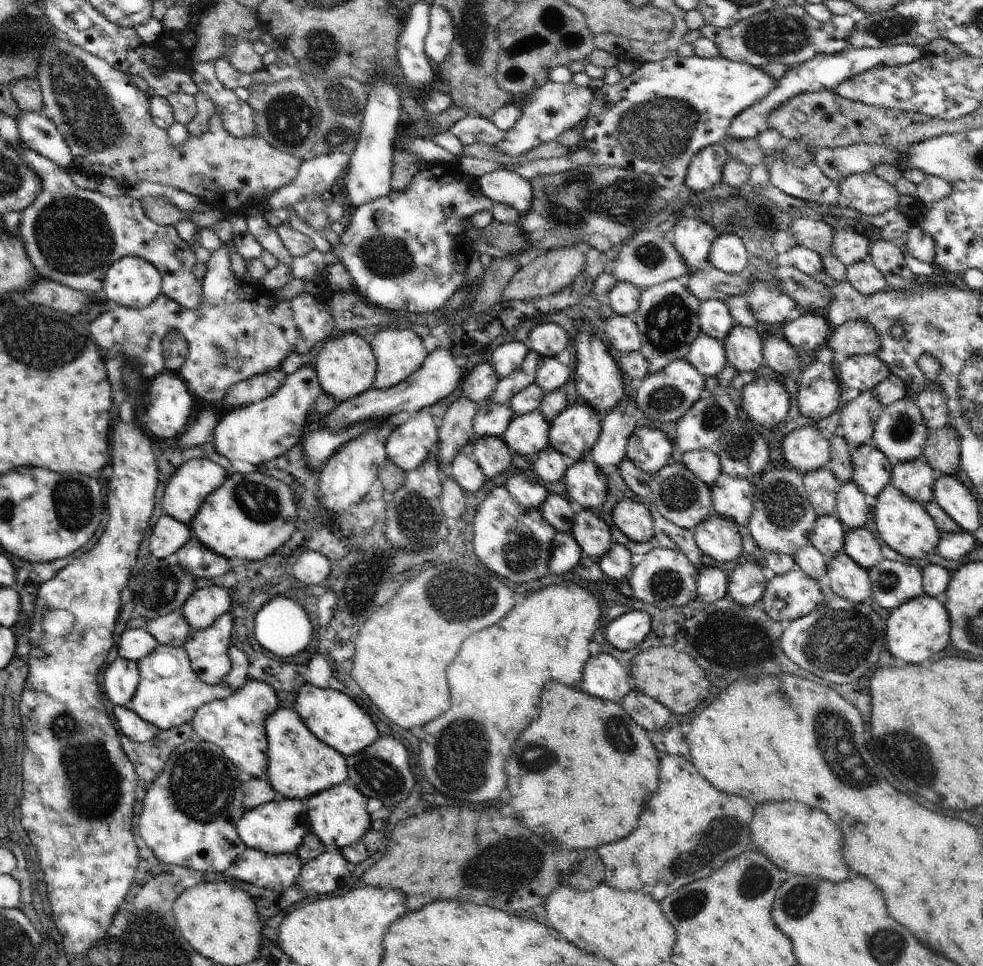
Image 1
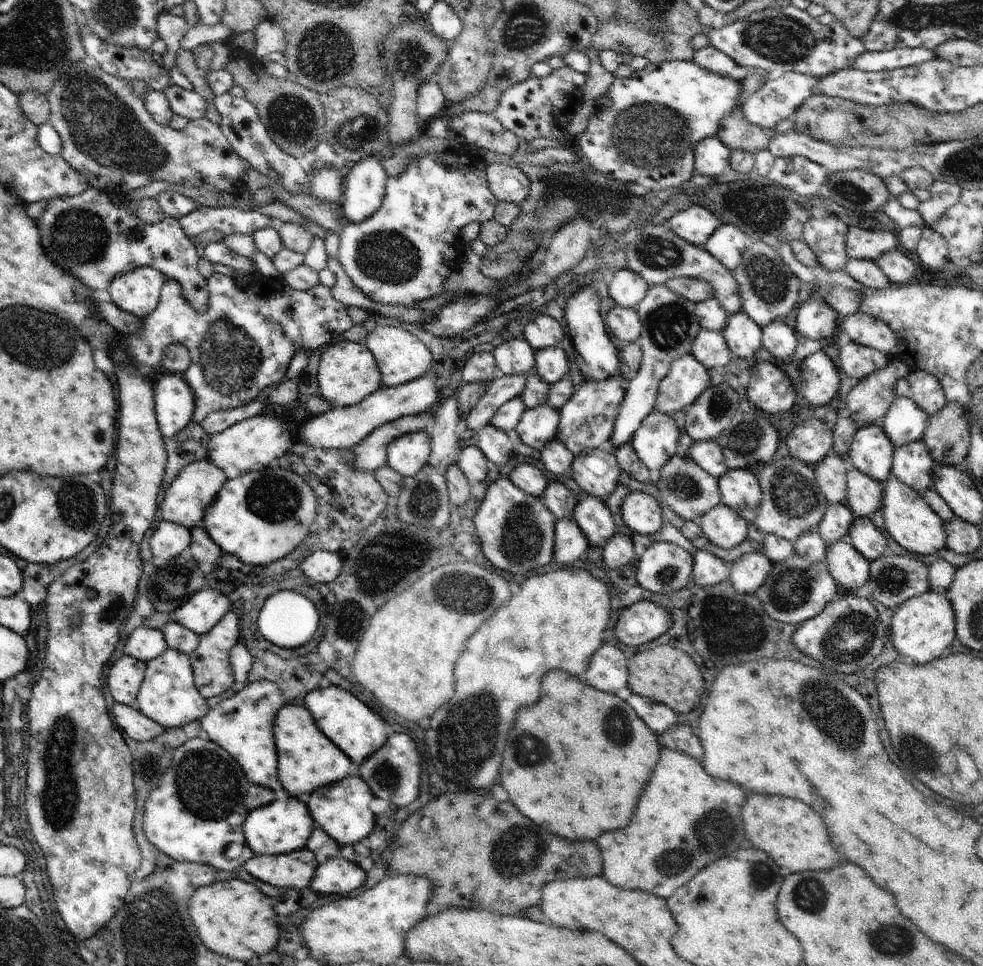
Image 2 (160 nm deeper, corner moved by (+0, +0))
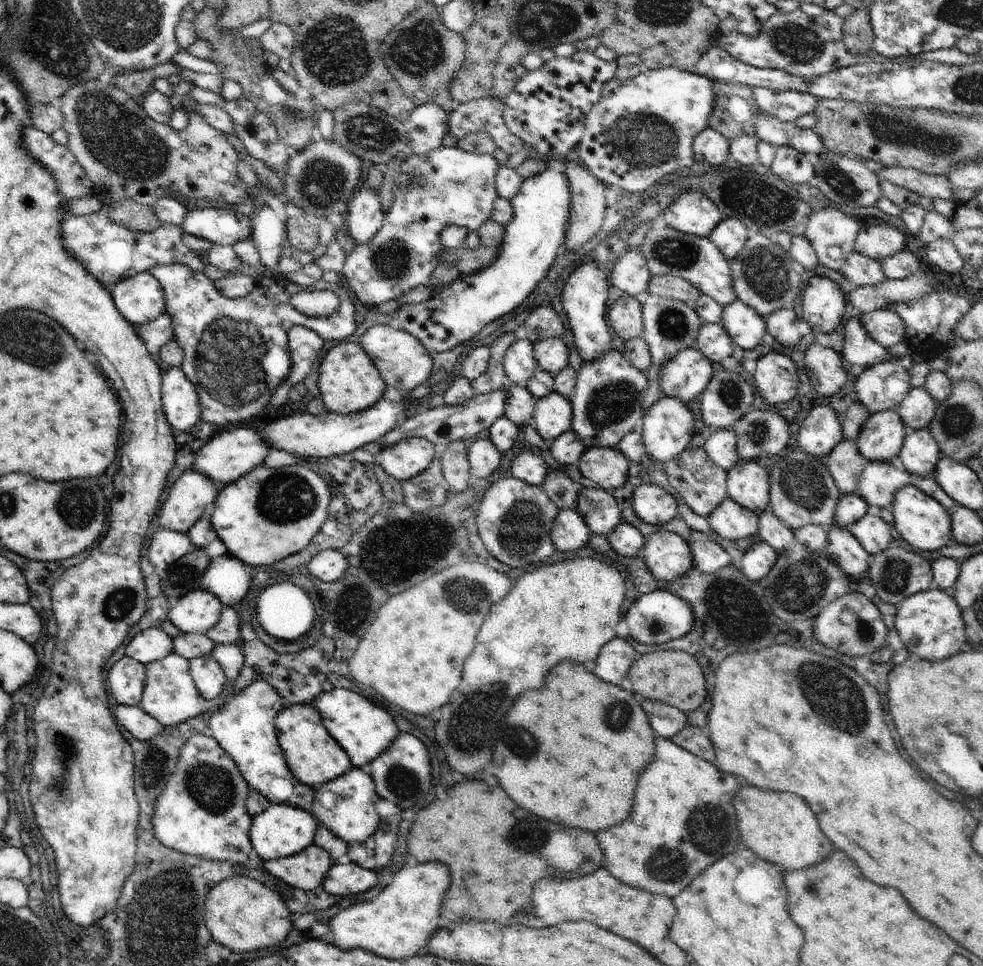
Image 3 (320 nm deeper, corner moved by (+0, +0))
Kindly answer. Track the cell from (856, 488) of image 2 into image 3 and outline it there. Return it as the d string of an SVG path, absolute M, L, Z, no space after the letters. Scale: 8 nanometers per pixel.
M867 461L856 493L869 505L888 509L893 504L895 494L908 485L914 485L937 500L950 514L956 512L957 502L940 488L932 475L923 477L912 474L896 461Z

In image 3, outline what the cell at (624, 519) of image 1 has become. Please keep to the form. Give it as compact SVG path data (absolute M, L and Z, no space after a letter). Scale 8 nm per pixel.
M637 483L632 503L634 512L640 520L659 529L664 529L666 524L677 516L676 499L655 483Z

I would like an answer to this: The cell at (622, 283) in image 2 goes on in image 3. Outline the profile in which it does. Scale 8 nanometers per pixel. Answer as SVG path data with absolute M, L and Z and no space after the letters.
M640 246L631 247L620 256L610 275L611 284L630 296L647 292L648 281L653 277Z

